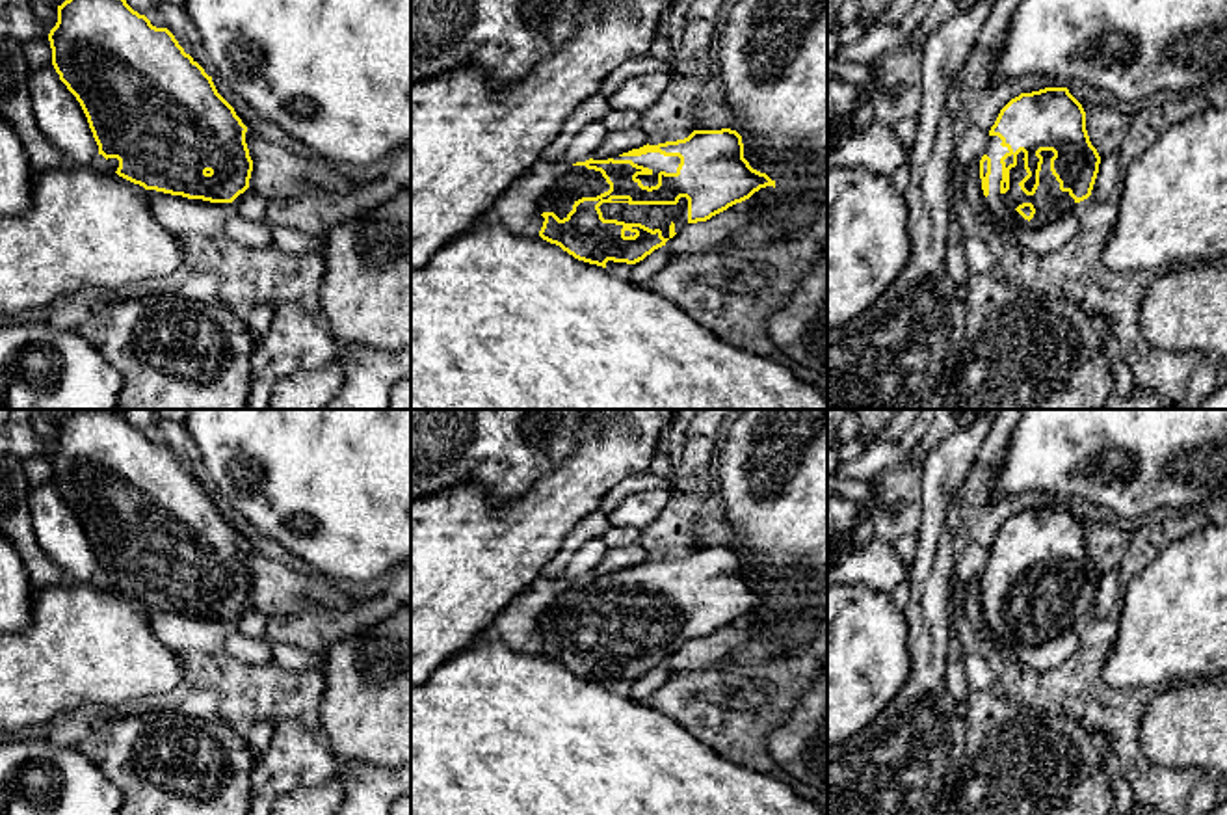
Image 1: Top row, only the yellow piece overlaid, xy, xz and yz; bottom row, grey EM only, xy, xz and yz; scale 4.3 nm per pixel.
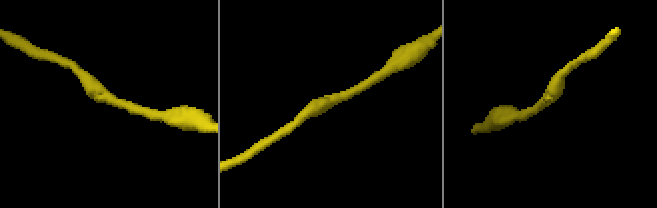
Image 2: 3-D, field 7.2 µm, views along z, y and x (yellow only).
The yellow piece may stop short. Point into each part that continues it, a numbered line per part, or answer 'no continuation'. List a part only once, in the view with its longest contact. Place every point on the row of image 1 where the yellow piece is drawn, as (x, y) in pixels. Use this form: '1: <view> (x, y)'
1: yz (1051, 203)

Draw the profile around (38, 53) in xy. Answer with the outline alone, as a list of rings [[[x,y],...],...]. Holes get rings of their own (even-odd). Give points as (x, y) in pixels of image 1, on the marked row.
[[[48,35],[22,43],[22,52],[30,69],[52,63],[52,48]]]

